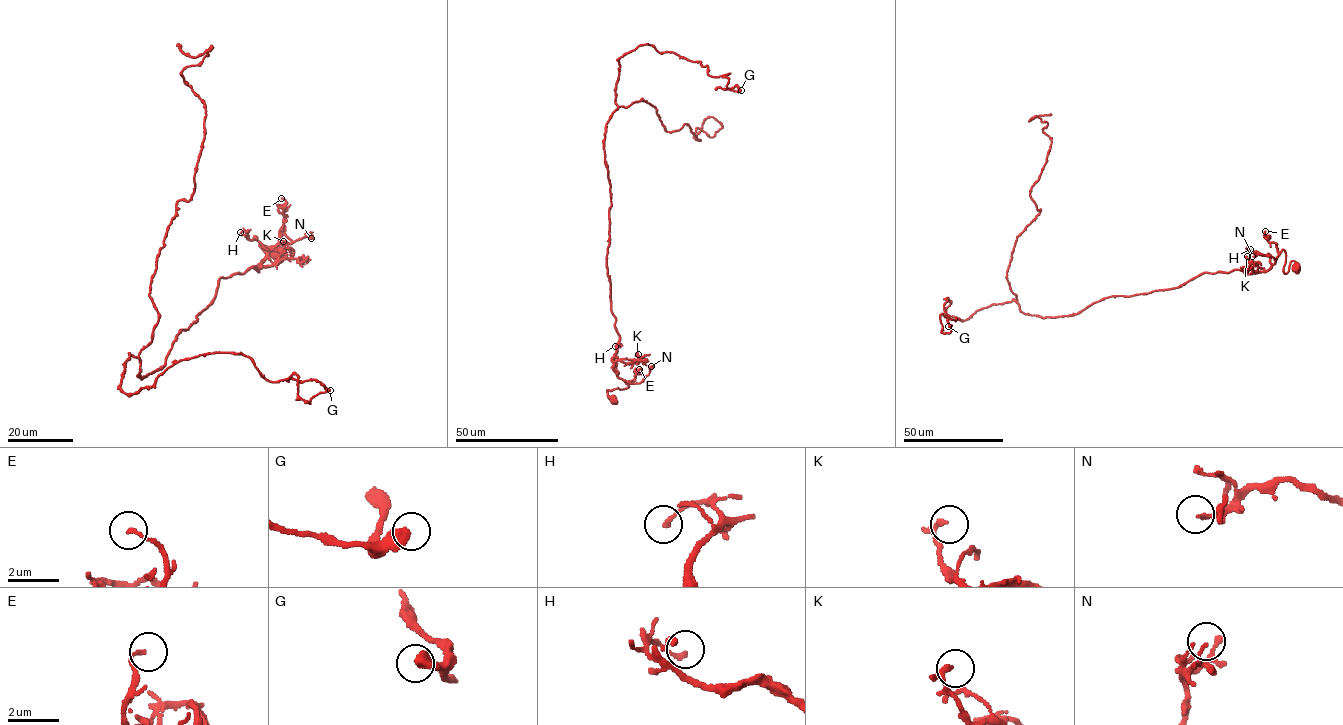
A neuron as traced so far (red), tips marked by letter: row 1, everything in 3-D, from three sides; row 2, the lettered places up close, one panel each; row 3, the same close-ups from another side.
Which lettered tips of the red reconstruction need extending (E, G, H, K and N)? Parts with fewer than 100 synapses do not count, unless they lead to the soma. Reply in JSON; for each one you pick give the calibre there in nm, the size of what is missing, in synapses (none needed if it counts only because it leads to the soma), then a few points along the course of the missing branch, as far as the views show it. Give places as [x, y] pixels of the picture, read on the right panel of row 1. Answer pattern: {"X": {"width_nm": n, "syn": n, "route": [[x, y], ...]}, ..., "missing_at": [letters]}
{"missing_at": []}

